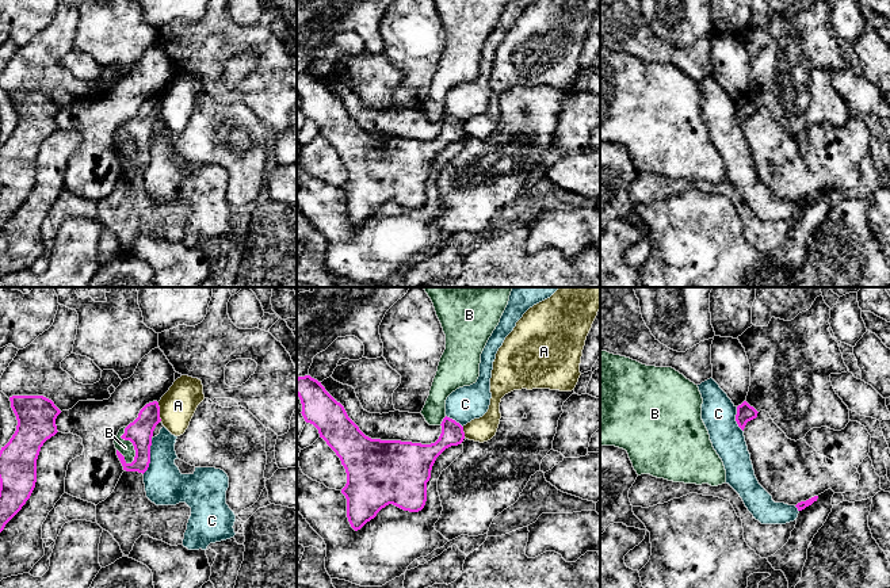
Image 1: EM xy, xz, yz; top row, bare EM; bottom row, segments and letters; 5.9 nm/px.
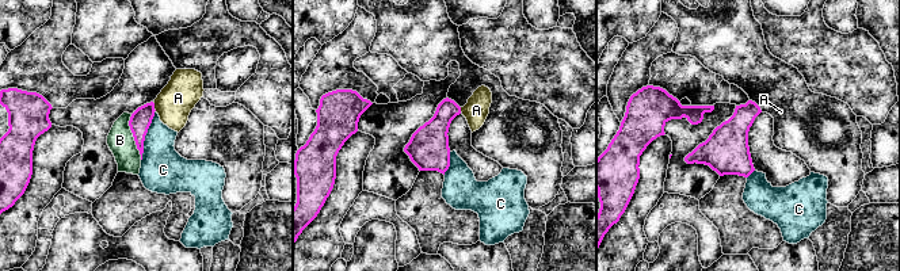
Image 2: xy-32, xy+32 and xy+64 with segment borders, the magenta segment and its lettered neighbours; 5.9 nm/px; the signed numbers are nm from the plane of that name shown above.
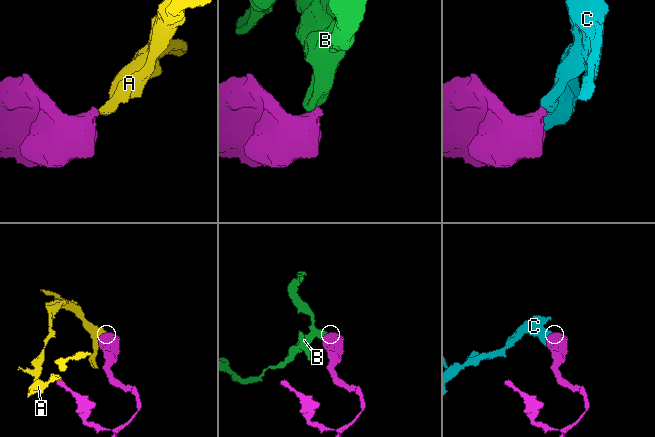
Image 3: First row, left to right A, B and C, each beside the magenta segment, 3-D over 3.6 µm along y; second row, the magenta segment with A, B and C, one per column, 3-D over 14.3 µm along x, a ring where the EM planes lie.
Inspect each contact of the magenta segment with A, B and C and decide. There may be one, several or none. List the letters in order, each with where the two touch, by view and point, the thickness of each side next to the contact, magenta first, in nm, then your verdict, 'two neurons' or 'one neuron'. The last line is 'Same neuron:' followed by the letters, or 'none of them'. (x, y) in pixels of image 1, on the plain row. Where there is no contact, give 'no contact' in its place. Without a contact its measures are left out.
A: xy (159, 109) | 150/220 nm | two neurons
B: xy (132, 138) | 150/90 nm | two neurons
C: xy (149, 152) | 150/240 nm | two neurons
Same neuron: none of them

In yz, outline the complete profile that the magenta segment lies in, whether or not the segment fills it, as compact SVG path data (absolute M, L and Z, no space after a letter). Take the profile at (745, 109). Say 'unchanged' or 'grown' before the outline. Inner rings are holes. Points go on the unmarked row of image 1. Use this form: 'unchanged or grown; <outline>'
unchanged; M746 98L737 103L736 118L738 123L744 127L748 118L757 114L757 107L750 103Z

